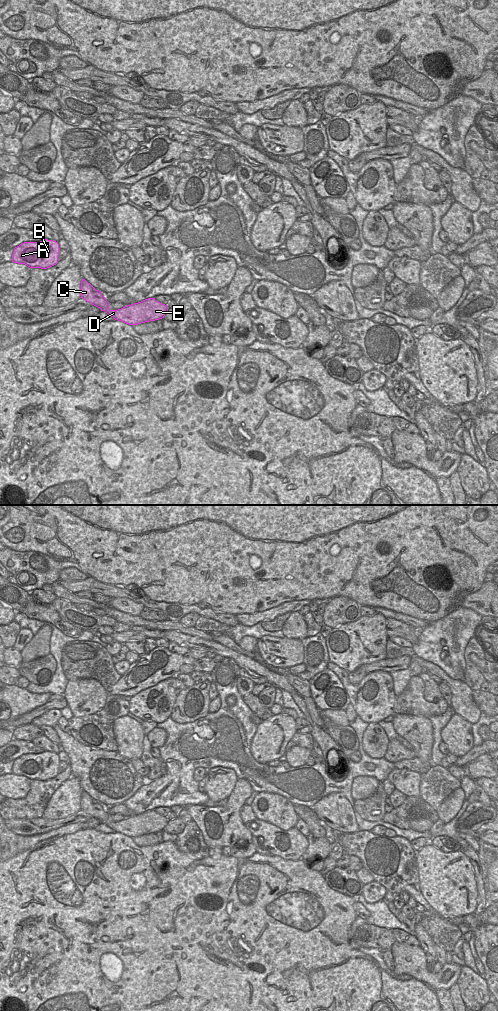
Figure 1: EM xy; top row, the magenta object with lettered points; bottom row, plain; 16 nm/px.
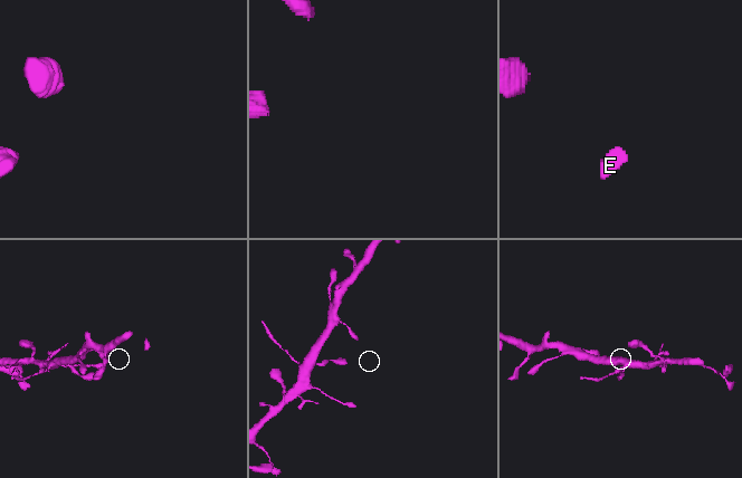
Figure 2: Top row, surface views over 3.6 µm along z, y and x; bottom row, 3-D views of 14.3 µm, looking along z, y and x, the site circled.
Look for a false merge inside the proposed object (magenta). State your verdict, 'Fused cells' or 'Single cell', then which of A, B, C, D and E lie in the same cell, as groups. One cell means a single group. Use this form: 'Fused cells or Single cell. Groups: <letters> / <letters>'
Single cell. Groups: A B C D E

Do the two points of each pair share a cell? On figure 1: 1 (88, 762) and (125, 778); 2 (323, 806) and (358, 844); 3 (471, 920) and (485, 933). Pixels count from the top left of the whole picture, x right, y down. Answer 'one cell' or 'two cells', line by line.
1: one cell
2: two cells
3: one cell

